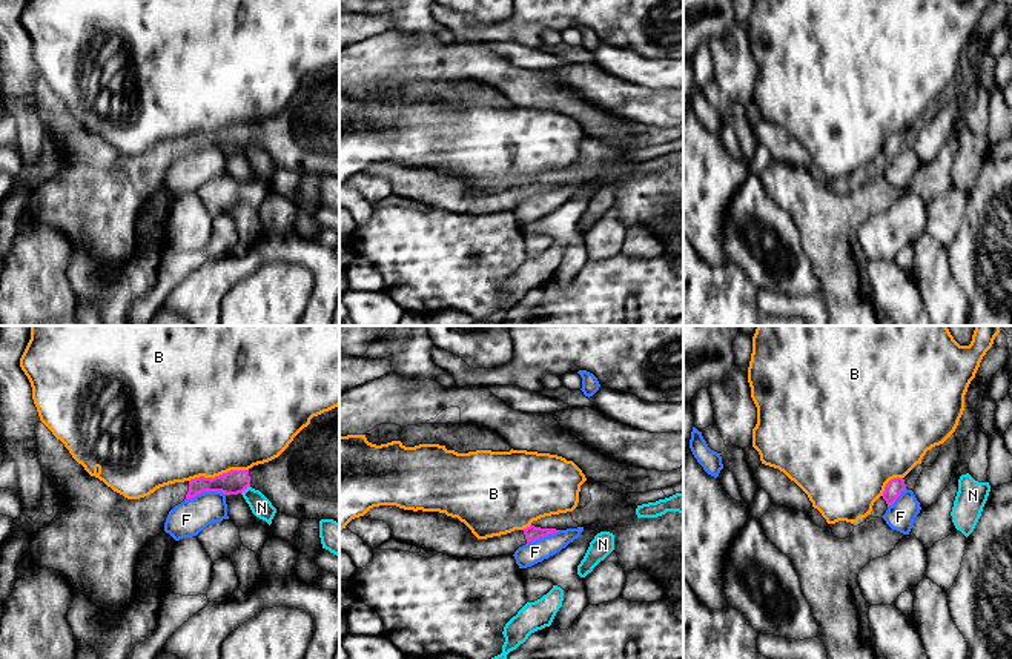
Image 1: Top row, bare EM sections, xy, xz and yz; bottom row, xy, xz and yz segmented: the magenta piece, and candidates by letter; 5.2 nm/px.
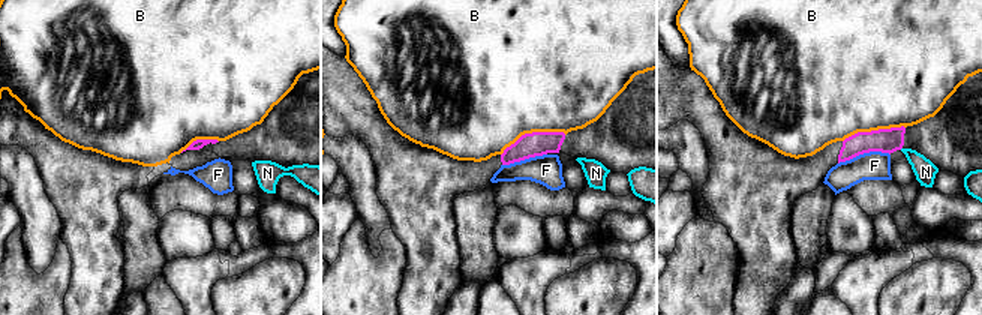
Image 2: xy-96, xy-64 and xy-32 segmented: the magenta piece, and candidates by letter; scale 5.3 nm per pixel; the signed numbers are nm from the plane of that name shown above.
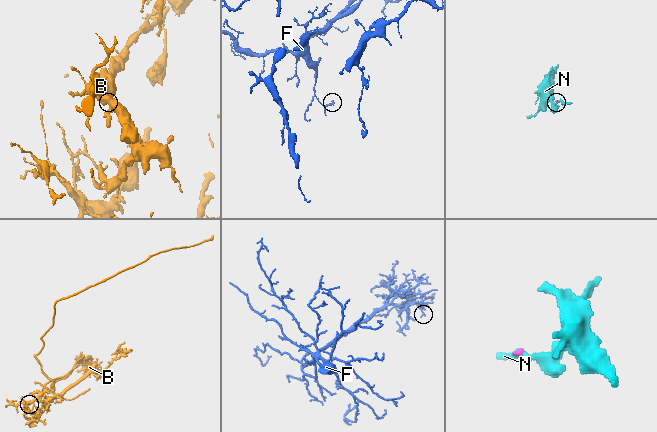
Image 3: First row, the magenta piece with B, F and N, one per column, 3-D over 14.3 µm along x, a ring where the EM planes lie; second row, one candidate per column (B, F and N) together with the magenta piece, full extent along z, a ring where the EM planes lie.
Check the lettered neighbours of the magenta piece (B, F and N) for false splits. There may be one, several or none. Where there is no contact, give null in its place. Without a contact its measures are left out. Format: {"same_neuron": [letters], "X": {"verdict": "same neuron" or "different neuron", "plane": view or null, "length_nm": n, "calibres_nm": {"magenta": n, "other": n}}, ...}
{"same_neuron": [], "B": {"verdict": "different neuron", "plane": "xy", "length_nm": 320, "calibres_nm": {"magenta": 130, "other": 500}}, "F": {"verdict": "different neuron", "plane": "xy", "length_nm": 220, "calibres_nm": {"magenta": 130, "other": 190}}, "N": {"verdict": "different neuron", "plane": "xy", "length_nm": 60, "calibres_nm": {"magenta": 130, "other": 110}}}

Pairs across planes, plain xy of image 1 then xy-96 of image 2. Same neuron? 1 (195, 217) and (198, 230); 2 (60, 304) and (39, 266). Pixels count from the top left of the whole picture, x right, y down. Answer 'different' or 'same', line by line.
1: same
2: different

